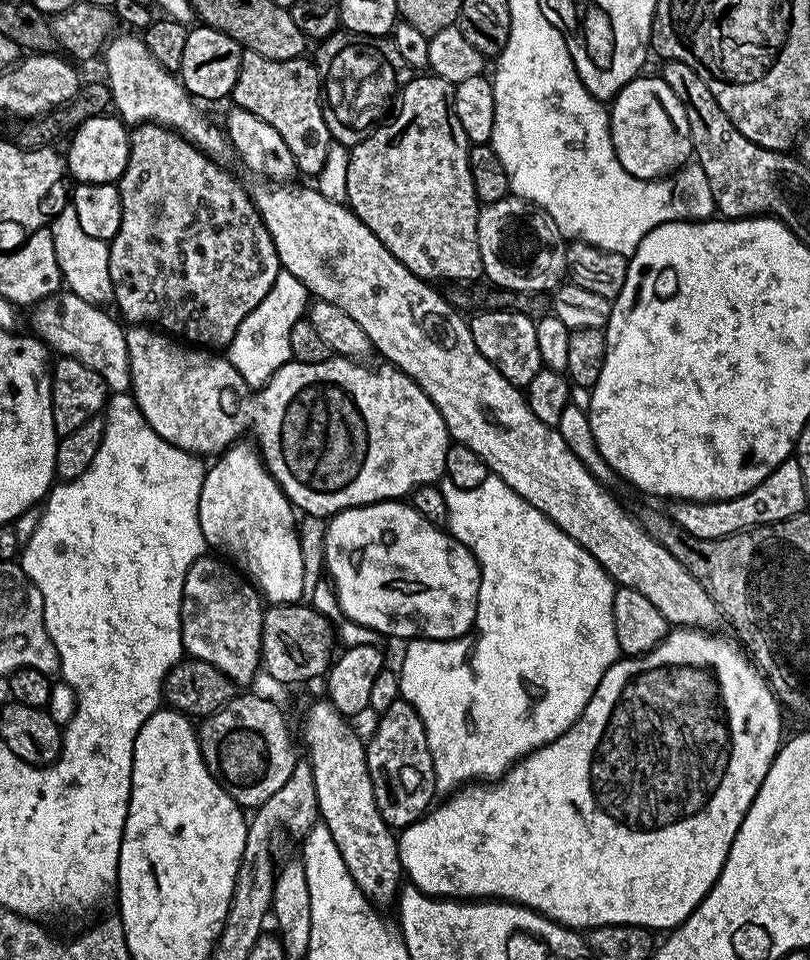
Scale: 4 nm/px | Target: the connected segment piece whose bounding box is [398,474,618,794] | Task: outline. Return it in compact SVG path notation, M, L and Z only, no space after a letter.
M489 474L482 486L474 486L474 490L455 488L448 479L439 481L438 487L446 498L448 524L453 540L465 544L472 551L472 557L480 563L480 589L476 603L476 623L474 630L459 640L409 640L404 652L404 661L398 667L400 678L400 696L422 718L422 726L426 726L426 742L430 746L430 758L434 762L436 786L441 793L451 793L469 782L495 781L504 775L522 756L529 756L535 748L546 746L566 731L582 714L582 710L590 702L592 690L598 686L601 672L605 672L610 664L616 663L618 649L614 634L614 594L617 585L608 576L603 566L589 554L574 538L570 538L542 510L530 506L526 498L522 498L502 478Z

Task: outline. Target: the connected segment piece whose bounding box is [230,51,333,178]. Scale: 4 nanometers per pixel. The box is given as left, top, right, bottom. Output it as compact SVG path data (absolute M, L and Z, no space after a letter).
M245 51L240 57L238 82L230 100L235 107L274 126L294 156L297 169L310 178L318 176L326 164L328 146L333 138L324 121L326 109L320 91L320 69L311 59L271 60L262 58L262 54Z

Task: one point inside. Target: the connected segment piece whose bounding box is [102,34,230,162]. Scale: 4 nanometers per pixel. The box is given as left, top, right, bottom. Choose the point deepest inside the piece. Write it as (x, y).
(143, 92)

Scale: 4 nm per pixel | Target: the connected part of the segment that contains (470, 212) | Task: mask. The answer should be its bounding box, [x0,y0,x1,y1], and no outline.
[346,74,484,282]

